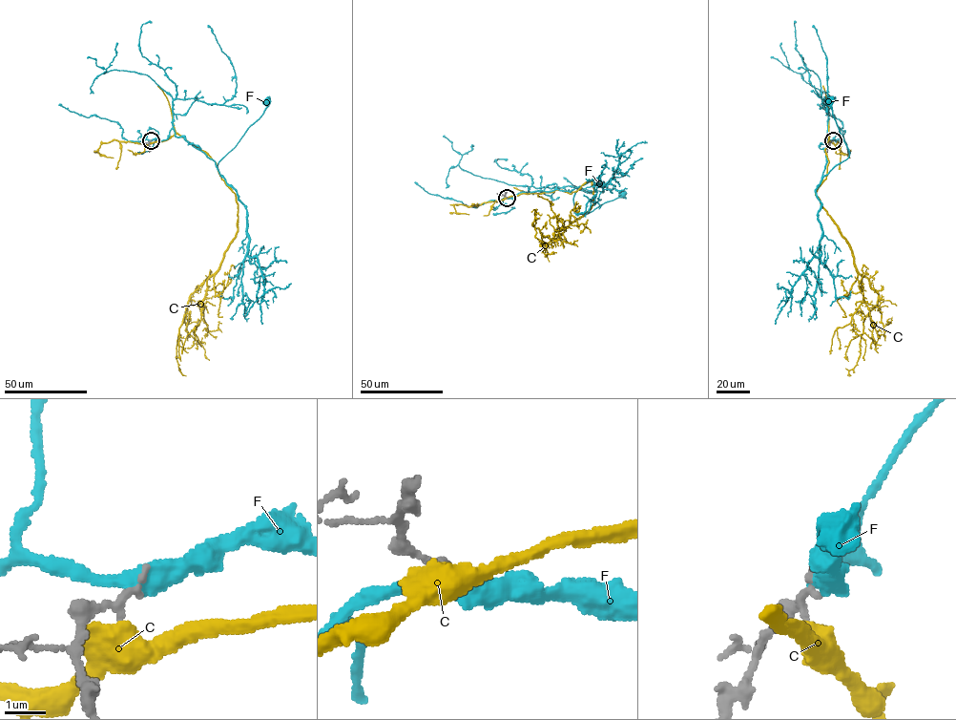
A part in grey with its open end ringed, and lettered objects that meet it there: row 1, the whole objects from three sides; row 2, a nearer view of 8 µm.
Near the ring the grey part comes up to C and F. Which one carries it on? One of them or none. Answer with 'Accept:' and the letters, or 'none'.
Accept: none

